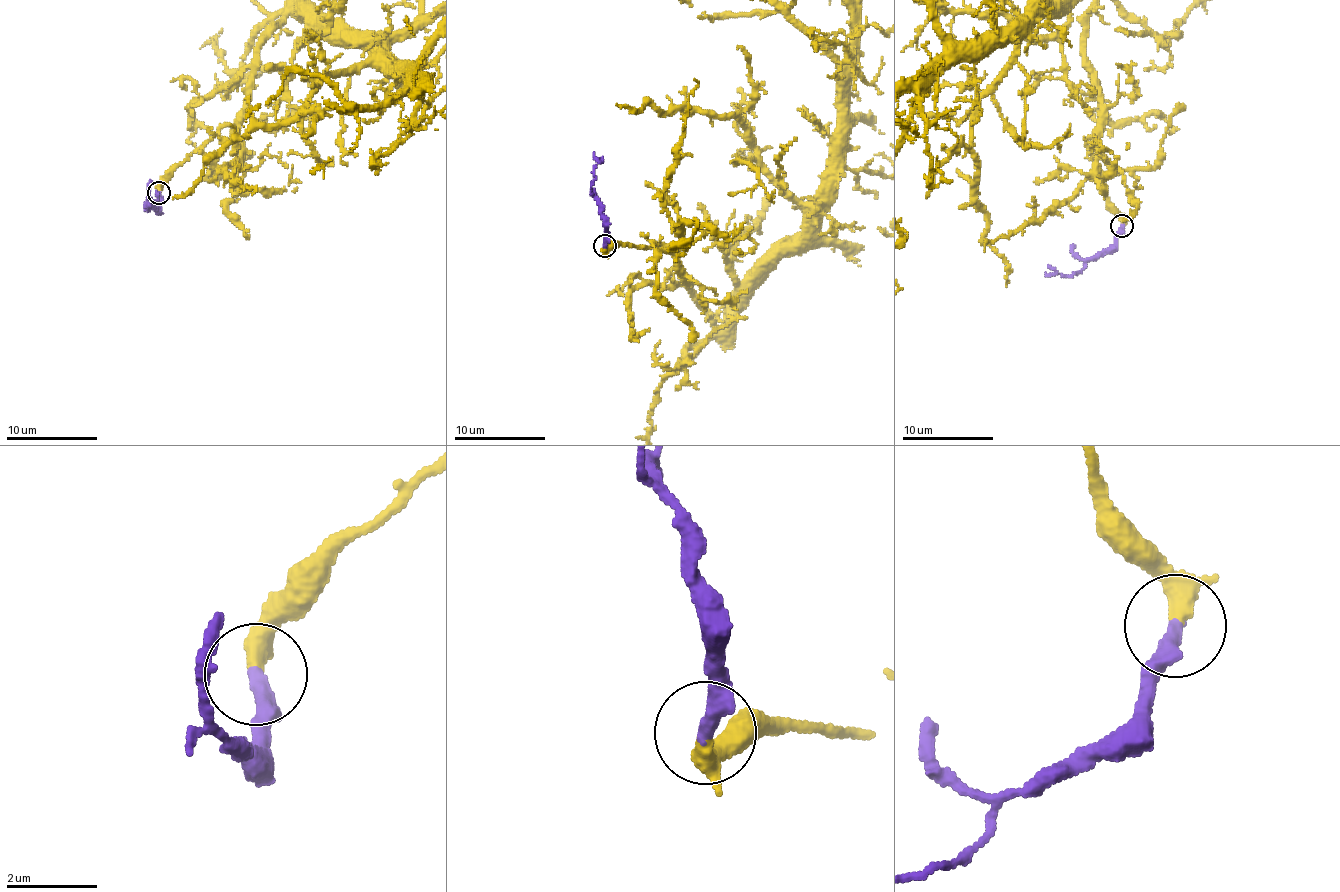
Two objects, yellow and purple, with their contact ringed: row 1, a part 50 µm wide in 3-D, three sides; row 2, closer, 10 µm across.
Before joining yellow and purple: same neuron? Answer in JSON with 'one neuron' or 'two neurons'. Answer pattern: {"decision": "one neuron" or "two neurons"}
{"decision": "one neuron"}

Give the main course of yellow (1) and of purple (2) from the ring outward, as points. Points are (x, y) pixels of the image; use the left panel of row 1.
1: (158, 192), (177, 167), (222, 127), (241, 117), (258, 42), (283, 17)
2: (158, 192), (158, 208), (155, 205), (144, 206), (147, 210), (148, 204), (155, 200), (156, 191)

